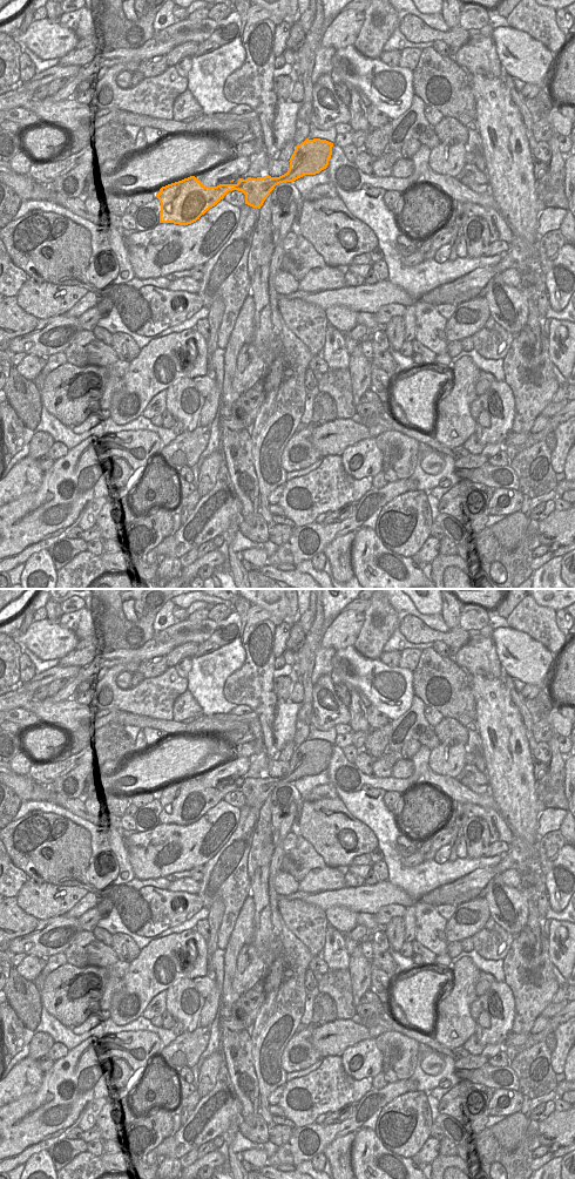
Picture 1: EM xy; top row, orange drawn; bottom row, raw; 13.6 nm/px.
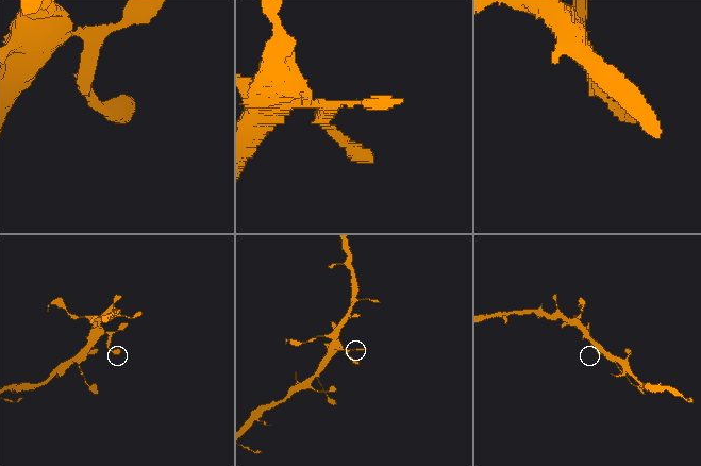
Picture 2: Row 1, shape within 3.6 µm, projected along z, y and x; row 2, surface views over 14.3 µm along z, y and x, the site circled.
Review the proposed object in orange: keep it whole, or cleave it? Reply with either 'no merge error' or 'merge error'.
no merge error

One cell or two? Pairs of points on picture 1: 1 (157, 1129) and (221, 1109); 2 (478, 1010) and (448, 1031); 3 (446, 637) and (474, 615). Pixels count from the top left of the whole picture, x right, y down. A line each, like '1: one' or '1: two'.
1: two
2: two
3: two

